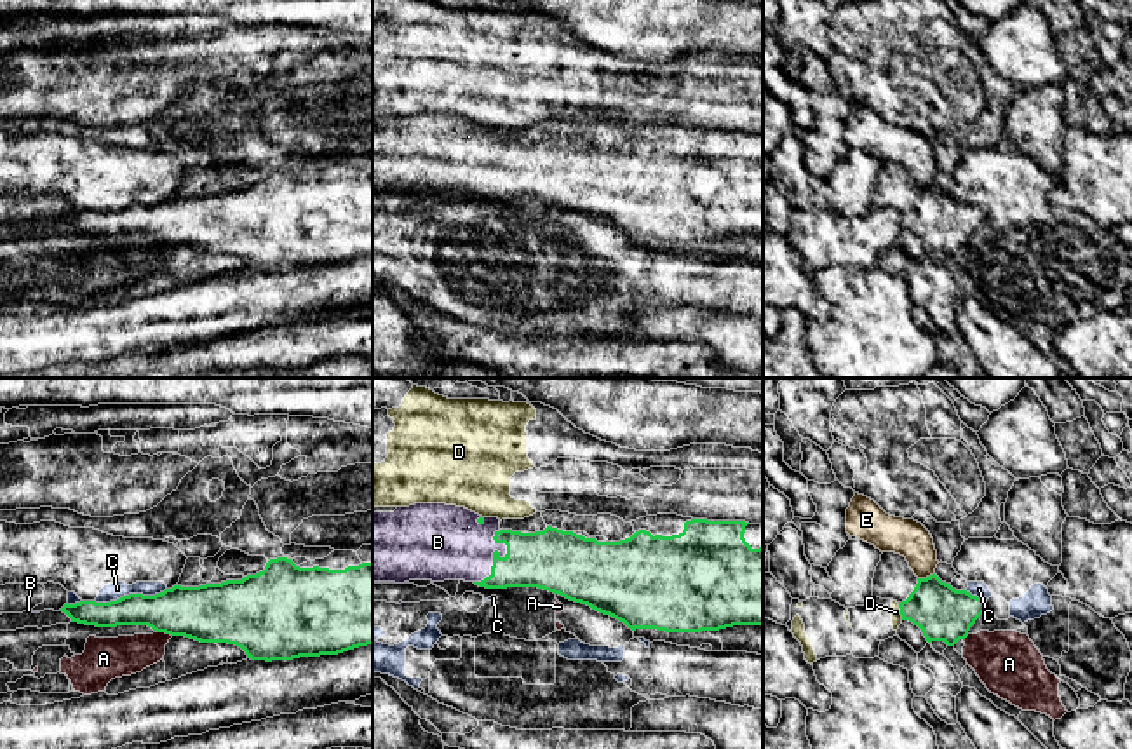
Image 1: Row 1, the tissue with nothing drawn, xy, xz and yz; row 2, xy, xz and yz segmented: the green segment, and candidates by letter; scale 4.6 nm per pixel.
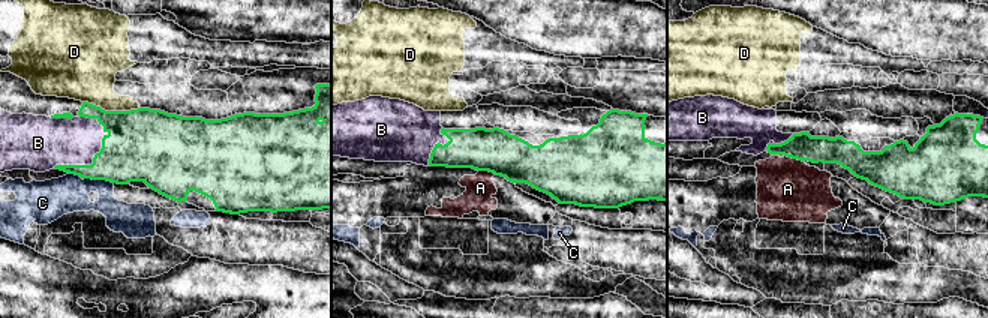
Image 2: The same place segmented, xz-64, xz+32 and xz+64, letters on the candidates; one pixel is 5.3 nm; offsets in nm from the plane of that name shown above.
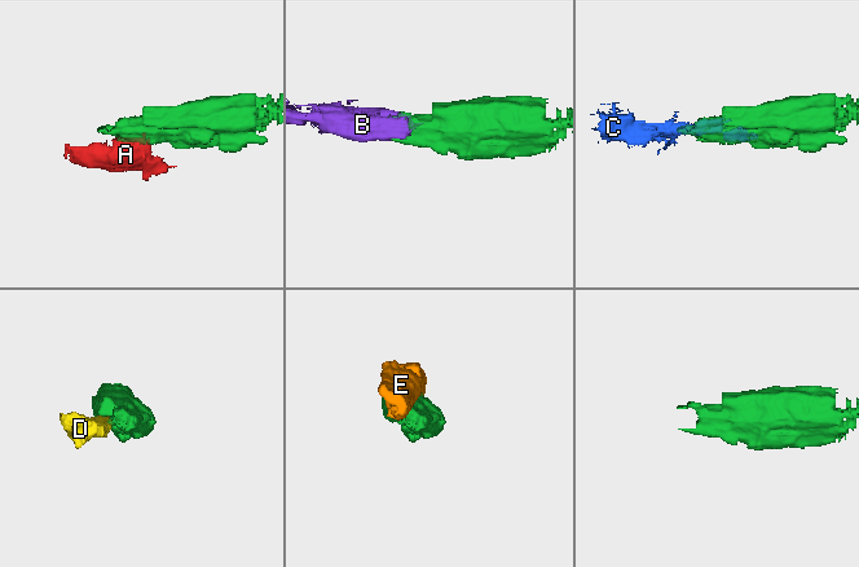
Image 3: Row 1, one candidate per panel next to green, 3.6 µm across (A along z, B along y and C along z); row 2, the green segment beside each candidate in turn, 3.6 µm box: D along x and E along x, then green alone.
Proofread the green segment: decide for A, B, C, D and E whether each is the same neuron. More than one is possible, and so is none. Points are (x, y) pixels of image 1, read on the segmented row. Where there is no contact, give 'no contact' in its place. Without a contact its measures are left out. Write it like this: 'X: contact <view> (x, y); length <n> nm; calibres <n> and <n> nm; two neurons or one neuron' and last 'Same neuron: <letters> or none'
A: contact xy (164, 631); length 80 nm; calibres 280 and 190 nm; two neurons
B: contact xz (495, 551); length 280 nm; calibres 280 and 360 nm; one neuron
C: contact xy (129, 594); length 340 nm; calibres 220 and 80 nm; two neurons
D: contact yz (901, 612); length 80 nm; calibres 260 and 50 nm; two neurons
E: contact yz (927, 577); length 90 nm; calibres 260 and 170 nm; two neurons
Same neuron: B

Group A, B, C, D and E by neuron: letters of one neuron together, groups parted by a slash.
A C / B / D / E

